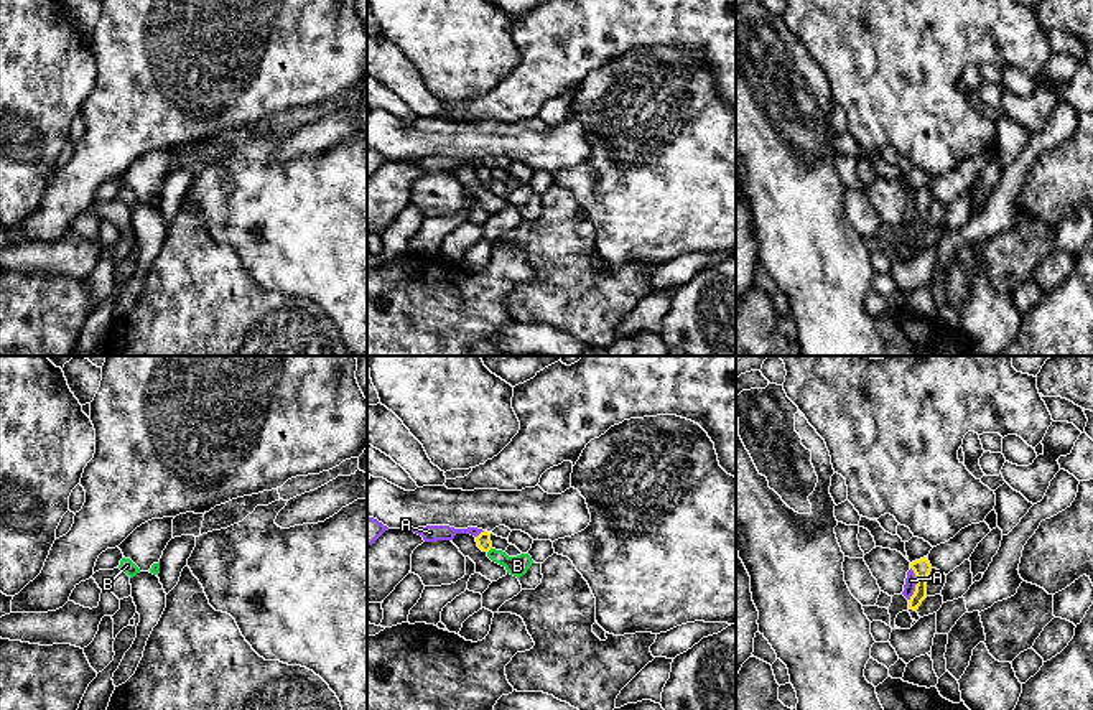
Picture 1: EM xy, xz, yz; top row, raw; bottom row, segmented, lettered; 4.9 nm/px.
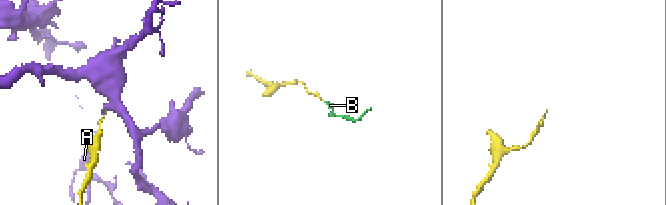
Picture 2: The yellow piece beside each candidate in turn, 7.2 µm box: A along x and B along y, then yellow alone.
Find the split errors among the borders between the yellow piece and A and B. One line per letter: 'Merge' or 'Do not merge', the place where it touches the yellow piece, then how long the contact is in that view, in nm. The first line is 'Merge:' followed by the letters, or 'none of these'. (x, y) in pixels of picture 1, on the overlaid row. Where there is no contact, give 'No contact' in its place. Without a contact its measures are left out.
Merge: B
A: Do not merge. Touches yellow at yz (917, 583). Shared border 170 nm
B: Merge. Touches yellow at xz (489, 549). Shared border 40 nm

